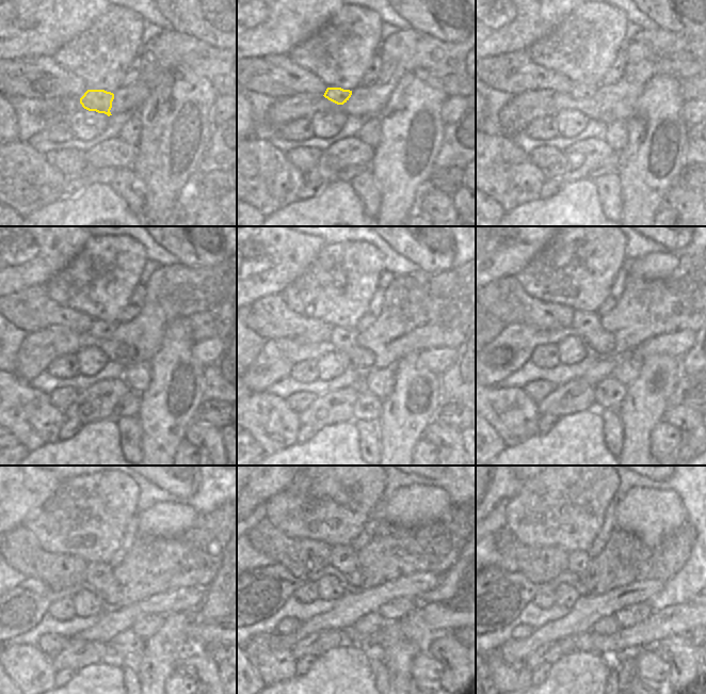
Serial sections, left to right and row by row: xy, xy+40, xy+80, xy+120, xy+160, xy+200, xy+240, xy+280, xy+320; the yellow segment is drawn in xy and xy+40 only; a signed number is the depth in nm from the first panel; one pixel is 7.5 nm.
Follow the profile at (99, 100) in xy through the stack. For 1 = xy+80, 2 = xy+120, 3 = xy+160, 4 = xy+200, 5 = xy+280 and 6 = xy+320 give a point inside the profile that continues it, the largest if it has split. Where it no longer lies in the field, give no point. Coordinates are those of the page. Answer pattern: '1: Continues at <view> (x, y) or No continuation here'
1: Continues at xy+80 (579, 92)
2: Continues at xy+120 (100, 330)
3: Continues at xy+160 (343, 337)
4: Continues at xy+200 (584, 330)
5: Continues at xy+280 (340, 558)
6: Continues at xy+320 (578, 561).

